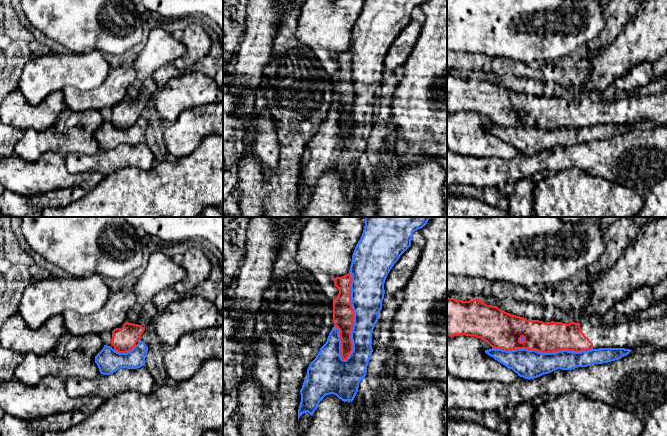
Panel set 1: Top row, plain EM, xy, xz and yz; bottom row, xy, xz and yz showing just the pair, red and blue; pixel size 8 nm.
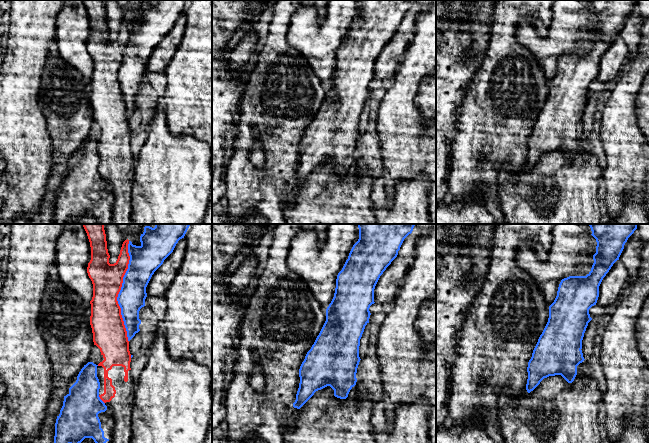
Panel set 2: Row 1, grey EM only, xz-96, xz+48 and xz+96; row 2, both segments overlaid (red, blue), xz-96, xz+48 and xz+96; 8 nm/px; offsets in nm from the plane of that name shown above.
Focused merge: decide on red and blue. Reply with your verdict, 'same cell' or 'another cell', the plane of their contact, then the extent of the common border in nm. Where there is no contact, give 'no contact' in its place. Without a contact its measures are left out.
another cell; meets red in xz; contact 700 nm long

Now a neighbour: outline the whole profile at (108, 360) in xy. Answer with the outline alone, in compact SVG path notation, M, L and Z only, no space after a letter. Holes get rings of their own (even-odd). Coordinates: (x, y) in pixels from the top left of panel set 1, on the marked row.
M143 341L127 353L119 353L111 346L104 345L95 356L95 363L103 375L110 375L121 368L137 369L145 365L148 347Z

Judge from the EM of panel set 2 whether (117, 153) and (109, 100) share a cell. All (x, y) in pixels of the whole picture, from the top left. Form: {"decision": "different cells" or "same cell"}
{"decision": "same cell"}

